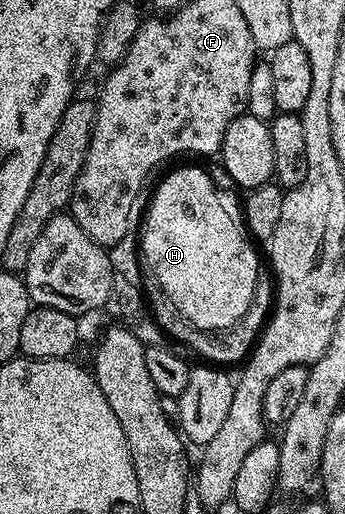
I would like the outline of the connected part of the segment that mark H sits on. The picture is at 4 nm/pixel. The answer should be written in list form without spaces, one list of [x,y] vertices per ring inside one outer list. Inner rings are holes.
[[[186,165],[183,169],[174,169],[155,187],[154,198],[146,209],[146,222],[142,225],[142,253],[146,256],[146,265],[154,276],[153,280],[168,295],[168,299],[176,303],[186,320],[211,331],[232,327],[232,323],[248,311],[260,272],[258,253],[253,249],[255,246],[247,230],[239,222],[239,226],[234,222],[222,197],[205,168]]]

